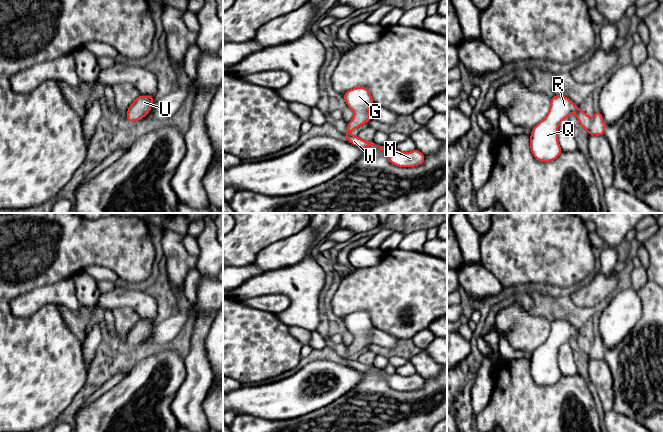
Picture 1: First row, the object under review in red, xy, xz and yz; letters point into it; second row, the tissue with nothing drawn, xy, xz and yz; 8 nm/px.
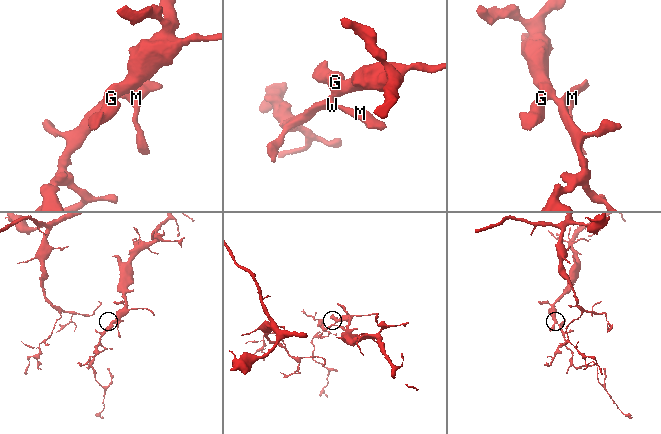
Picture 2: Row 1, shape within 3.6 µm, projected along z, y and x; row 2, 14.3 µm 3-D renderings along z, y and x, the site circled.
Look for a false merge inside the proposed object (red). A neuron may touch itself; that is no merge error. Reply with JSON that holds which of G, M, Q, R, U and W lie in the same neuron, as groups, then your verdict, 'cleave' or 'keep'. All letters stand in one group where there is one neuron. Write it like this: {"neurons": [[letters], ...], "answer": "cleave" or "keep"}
{"neurons": [["G", "M", "Q", "R", "U", "W"]], "answer": "keep"}

